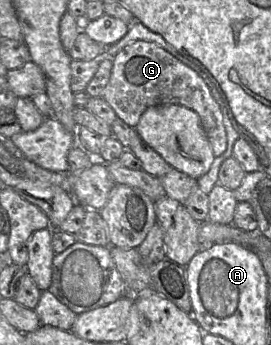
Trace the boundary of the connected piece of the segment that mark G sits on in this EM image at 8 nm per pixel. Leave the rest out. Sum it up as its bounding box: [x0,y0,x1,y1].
[102,40,227,156]

